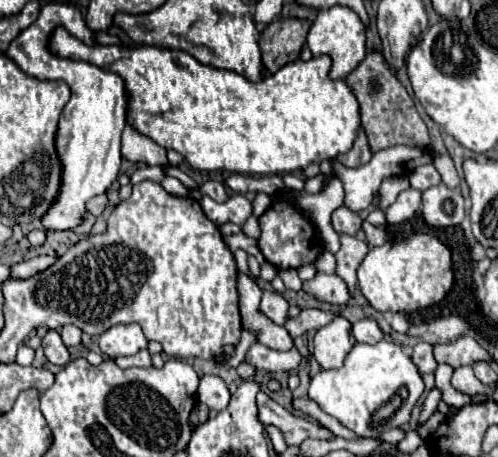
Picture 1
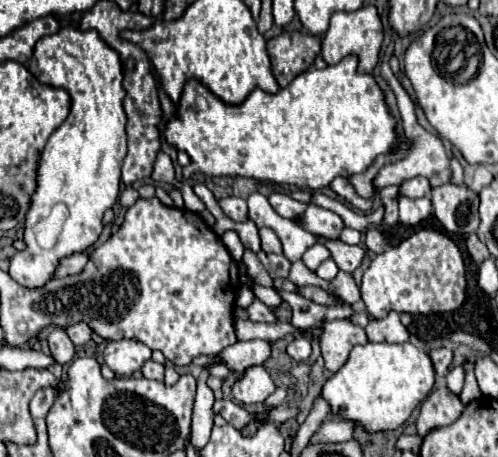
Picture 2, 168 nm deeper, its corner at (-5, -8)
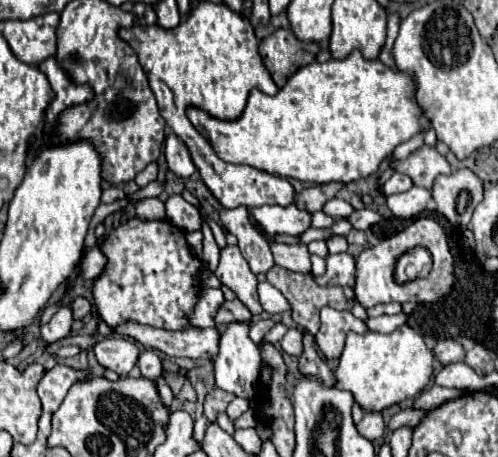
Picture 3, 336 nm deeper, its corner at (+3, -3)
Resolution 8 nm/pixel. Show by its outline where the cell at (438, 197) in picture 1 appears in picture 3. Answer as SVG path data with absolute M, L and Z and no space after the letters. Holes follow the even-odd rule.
M458 169L450 175L436 177L432 197L438 205L438 213L454 227L466 227L474 207L482 201L482 183L470 169Z

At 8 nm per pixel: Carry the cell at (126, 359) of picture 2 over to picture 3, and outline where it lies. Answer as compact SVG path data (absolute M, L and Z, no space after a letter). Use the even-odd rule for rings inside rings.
M112 335L94 345L96 359L102 367L116 371L120 377L128 375L136 365L140 355L136 343L132 339L124 339L122 335Z

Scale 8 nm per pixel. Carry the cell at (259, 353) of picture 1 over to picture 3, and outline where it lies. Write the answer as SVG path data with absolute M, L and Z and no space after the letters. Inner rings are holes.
M124 323L116 327L116 333L132 337L148 349L160 349L170 357L190 357L190 359L214 359L220 343L220 331L216 327L164 331L154 327L142 327L138 323Z

